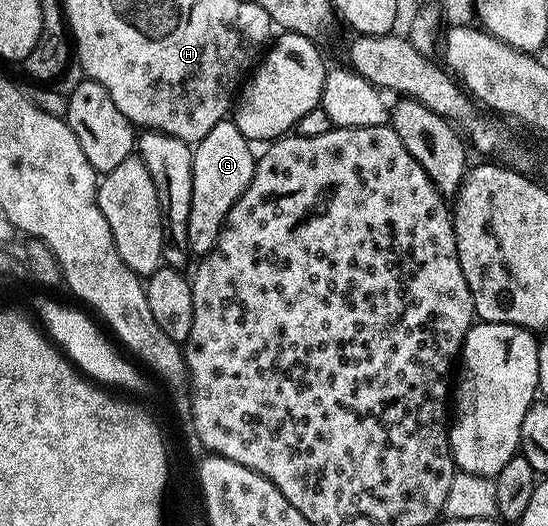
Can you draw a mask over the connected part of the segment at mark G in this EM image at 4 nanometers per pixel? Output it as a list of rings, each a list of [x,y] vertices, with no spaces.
[[[233,119],[222,120],[203,140],[199,140],[194,148],[194,169],[192,170],[192,206],[188,210],[188,242],[191,253],[205,254],[211,252],[218,243],[218,235],[222,227],[226,225],[228,214],[232,206],[244,194],[246,187],[254,177],[254,166],[256,163],[256,152],[253,152],[251,141],[240,132]]]

